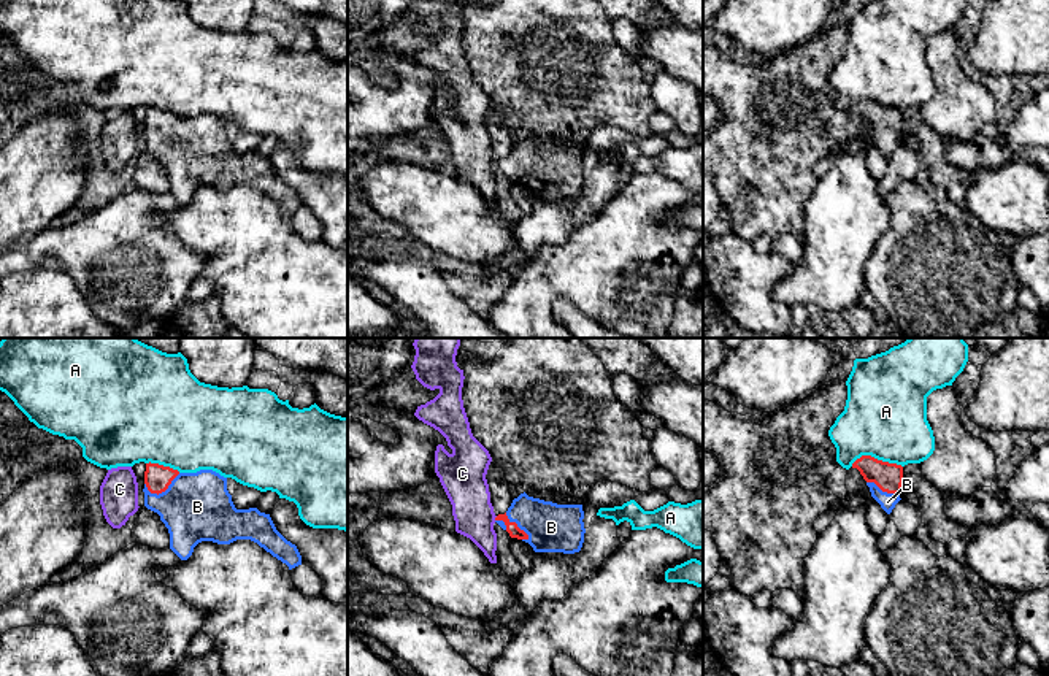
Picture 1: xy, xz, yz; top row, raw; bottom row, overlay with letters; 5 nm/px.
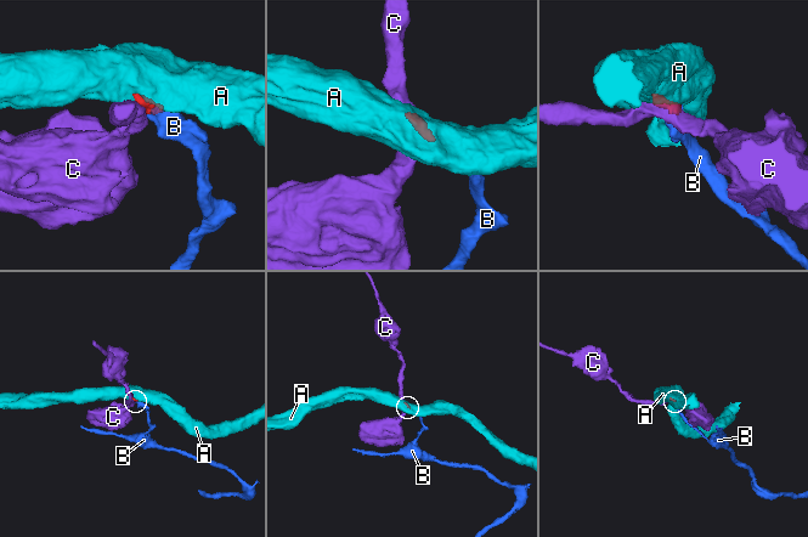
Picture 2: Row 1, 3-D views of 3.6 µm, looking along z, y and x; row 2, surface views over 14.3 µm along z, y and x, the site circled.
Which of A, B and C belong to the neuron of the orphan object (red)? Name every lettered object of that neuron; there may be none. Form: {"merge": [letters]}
{"merge": ["B"]}

